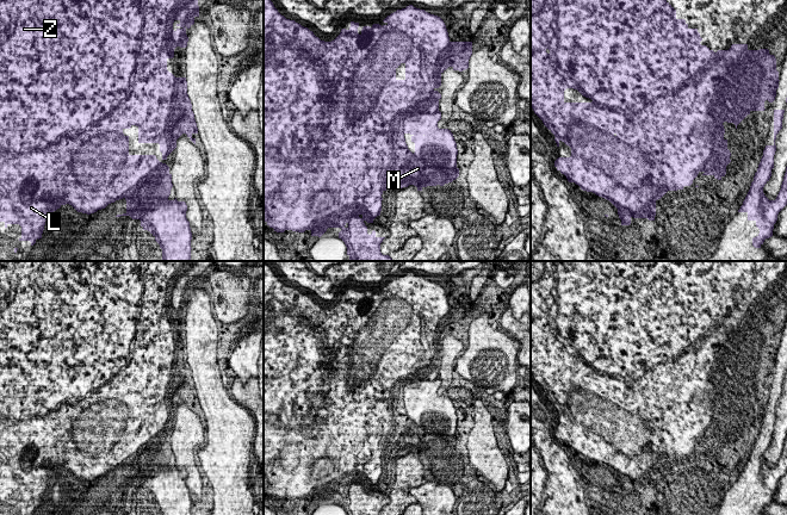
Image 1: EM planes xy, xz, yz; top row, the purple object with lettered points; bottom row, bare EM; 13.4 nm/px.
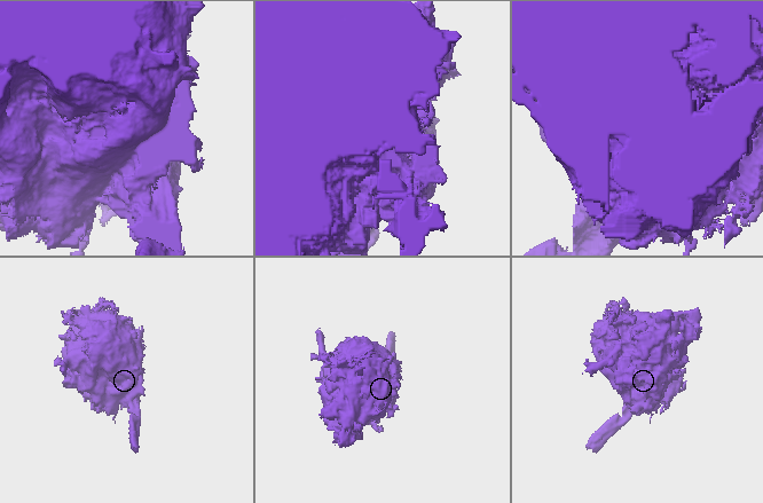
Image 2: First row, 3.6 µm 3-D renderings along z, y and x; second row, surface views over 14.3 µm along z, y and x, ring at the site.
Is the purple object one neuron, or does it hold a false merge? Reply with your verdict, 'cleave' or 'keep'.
cleave

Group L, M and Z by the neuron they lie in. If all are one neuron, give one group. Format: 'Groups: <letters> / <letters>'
Groups: L Z / M

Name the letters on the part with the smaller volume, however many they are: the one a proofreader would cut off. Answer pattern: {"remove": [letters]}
{"remove": ["M"]}

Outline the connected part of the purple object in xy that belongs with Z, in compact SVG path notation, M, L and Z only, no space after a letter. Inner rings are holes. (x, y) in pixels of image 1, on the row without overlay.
M0 261L0 489L5 490L5 495L8 491L19 491L21 494L21 504L19 508L30 508L31 513L36 510L36 507L42 505L47 485L62 472L69 471L78 479L94 480L98 477L105 476L109 471L116 467L126 465L130 466L131 459L141 451L142 441L153 441L161 432L155 422L130 422L129 421L129 403L123 401L124 396L130 396L132 392L138 395L138 410L159 410L160 418L162 420L162 427L167 427L167 423L176 415L176 407L186 401L187 404L196 411L193 401L198 401L194 380L192 378L192 371L187 361L186 345L175 345L167 337L167 327L174 324L174 316L176 314L186 315L188 304L186 297L194 291L194 285L199 284L198 268L204 261ZM116 397L120 403L117 404L117 412L112 412L109 409L103 409L101 404L94 410L92 405L98 401L107 398L112 401Z

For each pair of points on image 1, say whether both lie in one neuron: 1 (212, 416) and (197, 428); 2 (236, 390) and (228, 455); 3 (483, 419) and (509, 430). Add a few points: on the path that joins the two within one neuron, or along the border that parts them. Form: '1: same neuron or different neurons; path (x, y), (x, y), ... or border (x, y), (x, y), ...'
1: different neurons; border (196, 410), (203, 415), (203, 447)
2: different neurons; border (230, 384), (231, 395)
3: different neurons; border (493, 427), (494, 432)

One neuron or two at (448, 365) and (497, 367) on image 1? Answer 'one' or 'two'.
two

